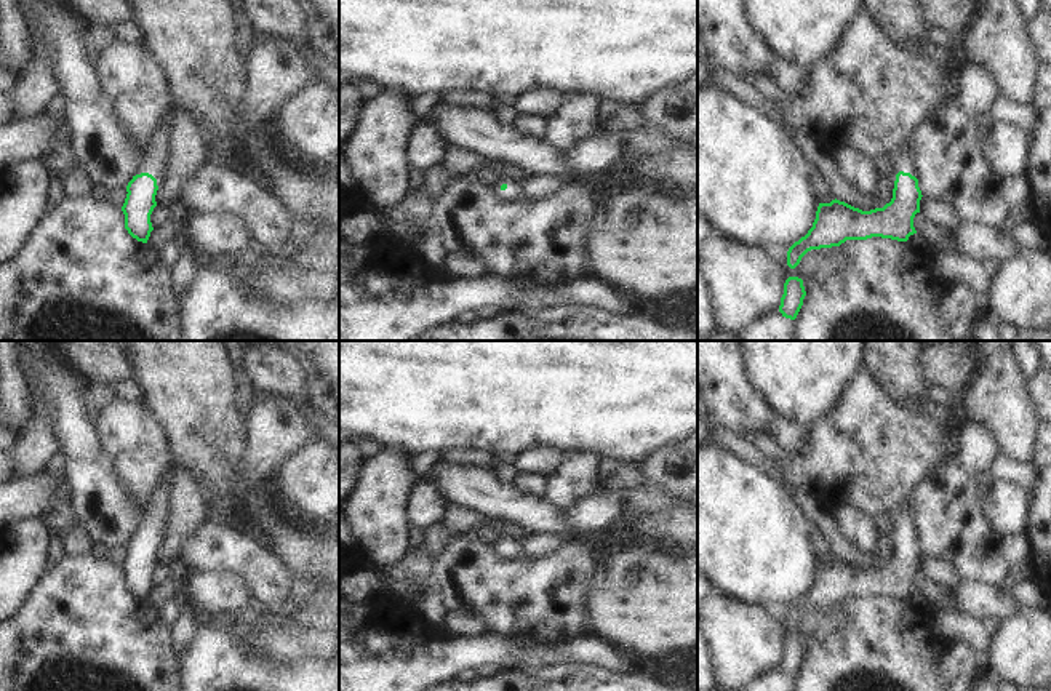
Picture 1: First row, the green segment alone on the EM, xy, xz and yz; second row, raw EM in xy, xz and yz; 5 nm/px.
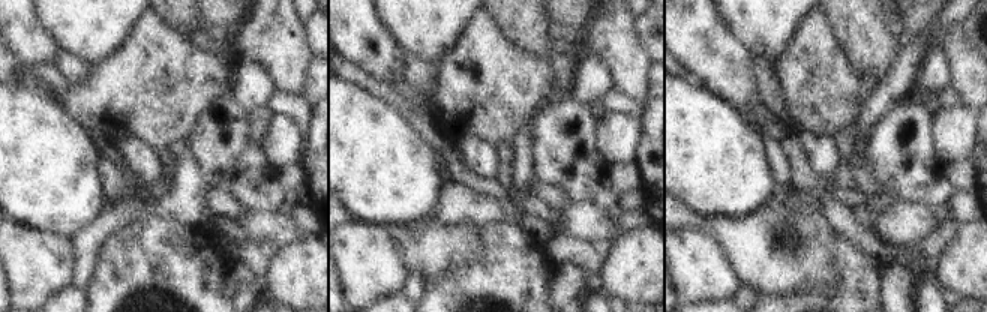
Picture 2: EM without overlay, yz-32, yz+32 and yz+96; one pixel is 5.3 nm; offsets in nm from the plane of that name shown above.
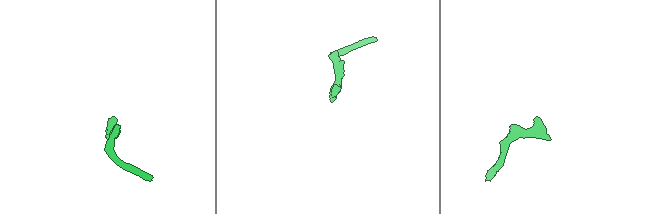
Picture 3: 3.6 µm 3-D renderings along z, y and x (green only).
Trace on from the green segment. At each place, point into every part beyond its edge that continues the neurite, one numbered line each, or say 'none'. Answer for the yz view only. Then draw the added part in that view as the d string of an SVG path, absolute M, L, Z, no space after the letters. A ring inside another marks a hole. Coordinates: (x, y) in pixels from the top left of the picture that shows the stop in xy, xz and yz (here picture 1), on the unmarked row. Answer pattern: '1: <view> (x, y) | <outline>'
1: yz (901, 515) | M904 501L899 505L896 505L891 512L888 512L888 515L893 521L893 541L896 539L896 533L899 529L910 531L912 534L918 536L915 529L913 509L909 501Z

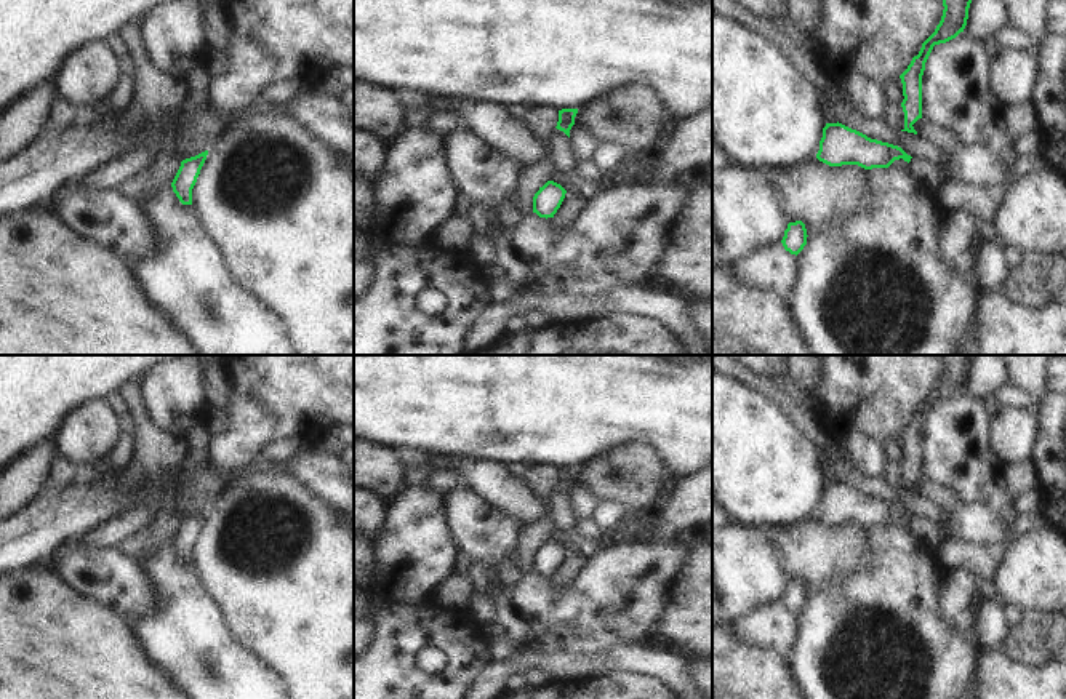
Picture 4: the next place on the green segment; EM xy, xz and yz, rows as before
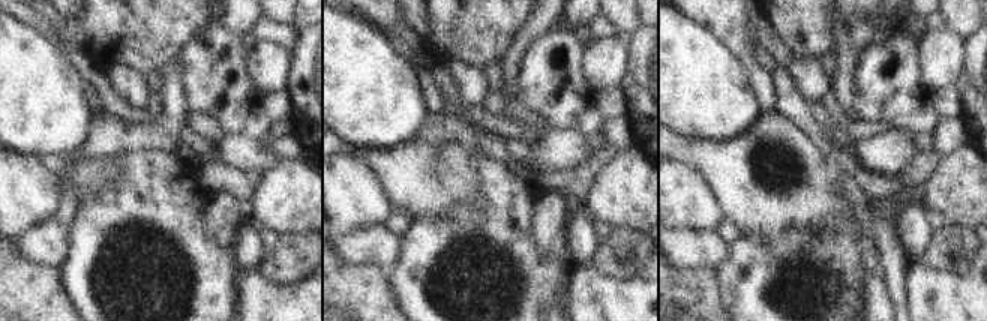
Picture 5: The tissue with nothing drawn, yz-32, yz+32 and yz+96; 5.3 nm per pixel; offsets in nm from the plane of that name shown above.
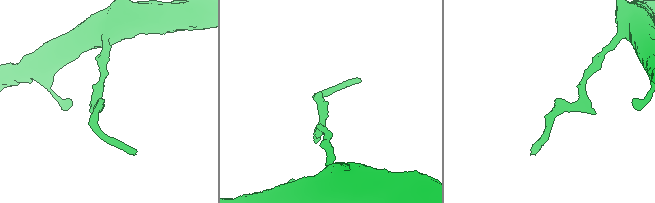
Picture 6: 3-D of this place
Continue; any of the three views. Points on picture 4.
none

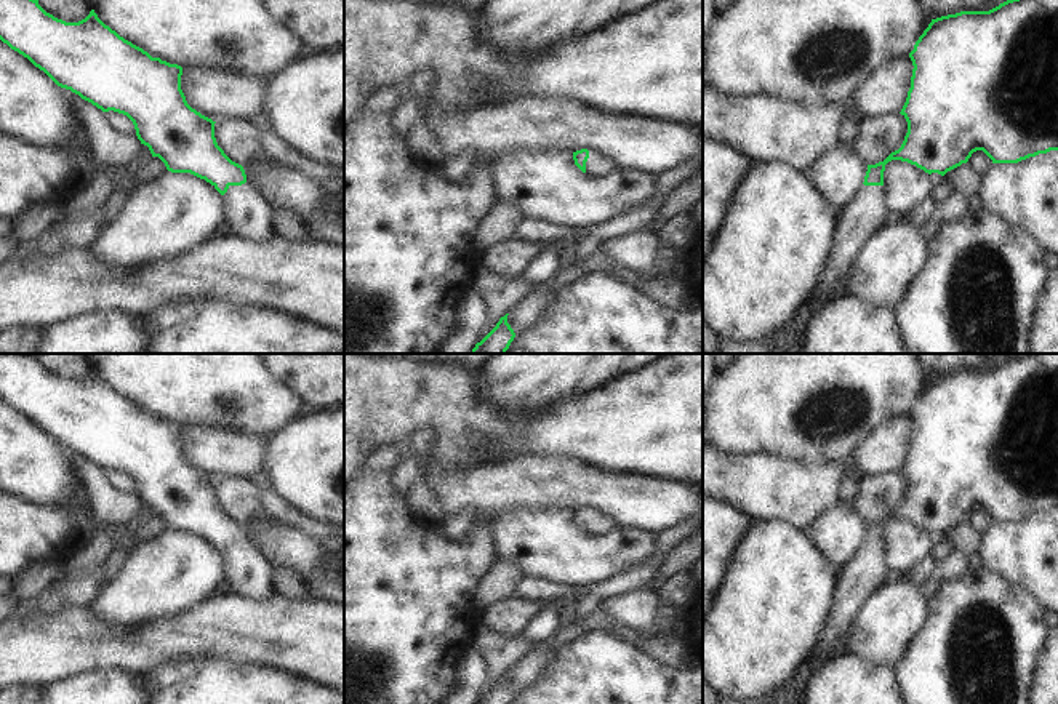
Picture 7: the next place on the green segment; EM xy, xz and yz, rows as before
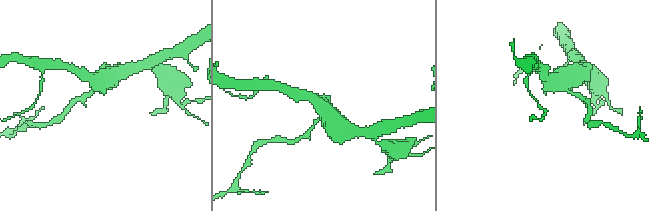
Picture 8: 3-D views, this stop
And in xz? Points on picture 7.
1: xz (597, 524) | M589 509L589 517L586 520L586 531L595 536L608 533L616 528L616 523L605 514Z

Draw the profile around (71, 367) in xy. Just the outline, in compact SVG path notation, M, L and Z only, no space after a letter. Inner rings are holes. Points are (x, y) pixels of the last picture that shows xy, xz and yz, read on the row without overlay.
M40 354L37 358L46 371L66 381L78 381L93 368L90 354Z

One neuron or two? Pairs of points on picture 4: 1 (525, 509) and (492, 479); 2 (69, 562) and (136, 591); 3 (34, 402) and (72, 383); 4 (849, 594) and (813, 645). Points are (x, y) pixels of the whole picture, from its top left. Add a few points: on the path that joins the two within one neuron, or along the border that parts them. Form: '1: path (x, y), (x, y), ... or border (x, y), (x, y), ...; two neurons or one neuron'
1: path (517, 503), (500, 487); one neuron
2: path (85, 570), (106, 575), (120, 583); one neuron
3: path (44, 392), (53, 383), (63, 383); one neuron
4: path (849, 607), (826, 632); one neuron

